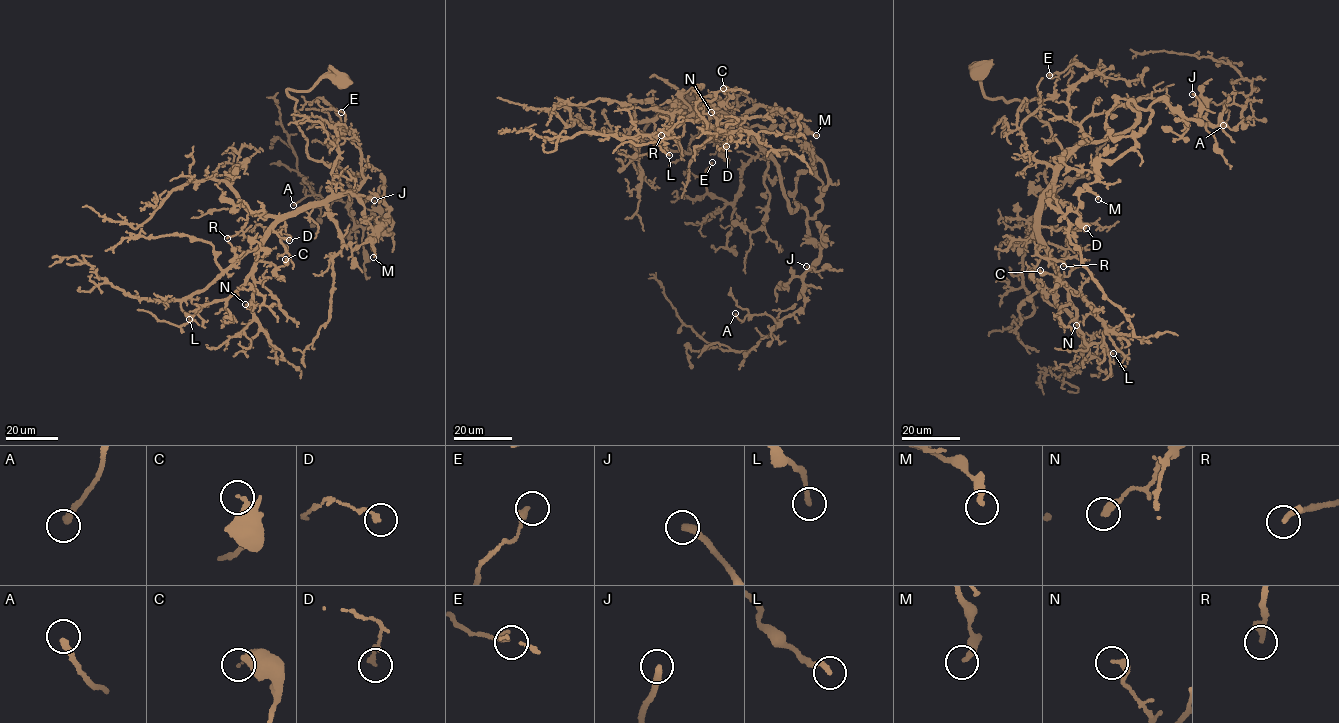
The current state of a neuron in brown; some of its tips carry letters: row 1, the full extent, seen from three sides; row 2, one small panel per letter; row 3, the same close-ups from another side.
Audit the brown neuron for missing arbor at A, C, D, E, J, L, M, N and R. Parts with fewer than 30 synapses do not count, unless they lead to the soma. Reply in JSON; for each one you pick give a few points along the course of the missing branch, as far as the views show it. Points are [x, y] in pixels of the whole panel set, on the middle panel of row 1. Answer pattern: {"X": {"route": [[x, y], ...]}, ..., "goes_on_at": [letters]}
{"J": {"route": [[806, 266], [802, 252], [787, 244], [783, 246]]}, "goes_on_at": ["J"]}

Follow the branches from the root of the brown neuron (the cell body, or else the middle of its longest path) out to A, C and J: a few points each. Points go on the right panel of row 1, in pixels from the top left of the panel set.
A: (982, 68), (1068, 154), (1122, 135), (1130, 101), (1233, 129), (1242, 106), (1223, 125)
C: (982, 68), (985, 96), (1020, 101), (1067, 154), (1036, 225), (1060, 274), (1040, 270)
J: (982, 68), (985, 96), (1020, 101), (1068, 154), (1122, 135), (1129, 101), (1198, 121), (1192, 94)

